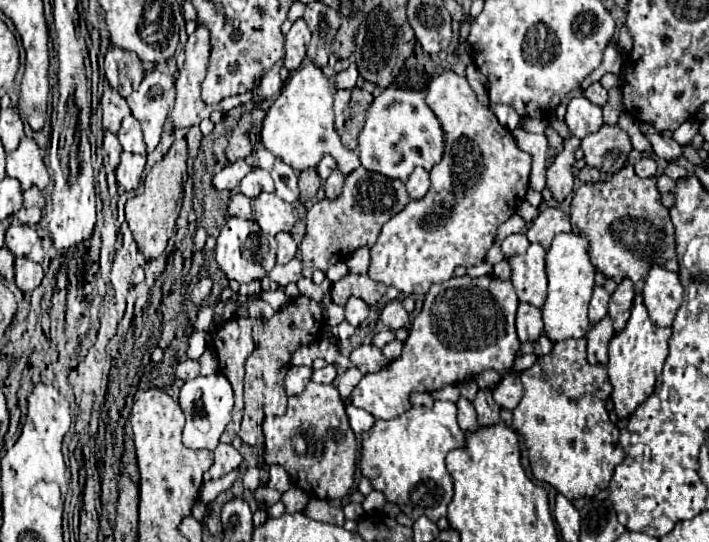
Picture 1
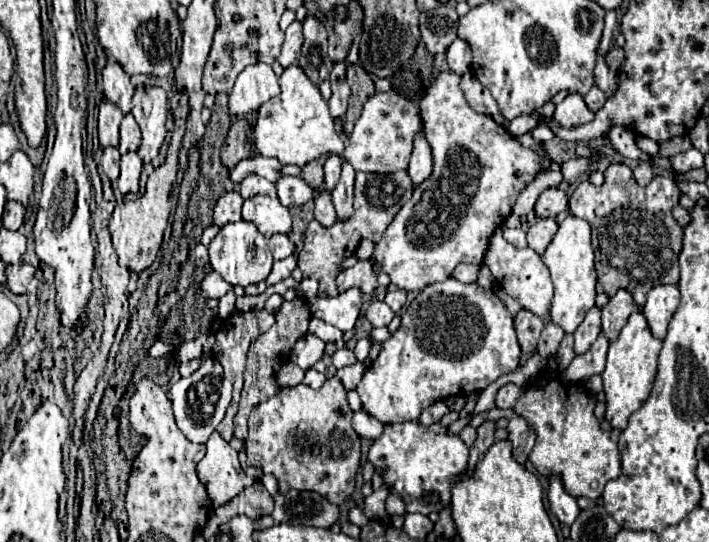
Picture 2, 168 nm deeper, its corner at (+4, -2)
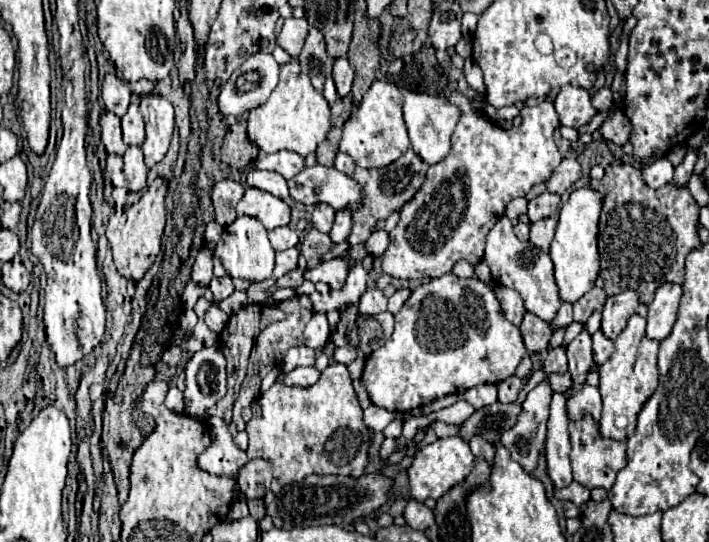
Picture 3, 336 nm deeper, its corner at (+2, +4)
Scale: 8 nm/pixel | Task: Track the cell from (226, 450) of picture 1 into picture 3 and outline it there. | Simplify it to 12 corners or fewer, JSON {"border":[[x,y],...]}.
{"border":[[210,418],[212,444],[198,466],[214,476],[238,478],[246,452],[222,418]]}

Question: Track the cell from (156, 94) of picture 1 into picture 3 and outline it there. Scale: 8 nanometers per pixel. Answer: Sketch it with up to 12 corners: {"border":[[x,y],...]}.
{"border":[[164,96],[140,100],[146,124],[146,166],[164,158],[174,130],[174,110]]}

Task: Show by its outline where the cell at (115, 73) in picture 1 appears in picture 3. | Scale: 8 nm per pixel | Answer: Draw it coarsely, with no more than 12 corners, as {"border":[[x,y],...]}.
{"border":[[106,74],[102,100],[106,110],[124,116],[130,88],[116,74]]}

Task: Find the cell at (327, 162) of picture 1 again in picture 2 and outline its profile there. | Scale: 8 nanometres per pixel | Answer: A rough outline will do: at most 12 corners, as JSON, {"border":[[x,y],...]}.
{"border":[[330,154],[324,166],[324,188],[332,192],[342,172],[342,158]]}

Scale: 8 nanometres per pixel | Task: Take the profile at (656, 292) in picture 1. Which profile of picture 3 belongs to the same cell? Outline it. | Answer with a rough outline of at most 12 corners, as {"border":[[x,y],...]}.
{"border":[[662,284],[648,306],[646,336],[664,340],[678,312],[682,286]]}

